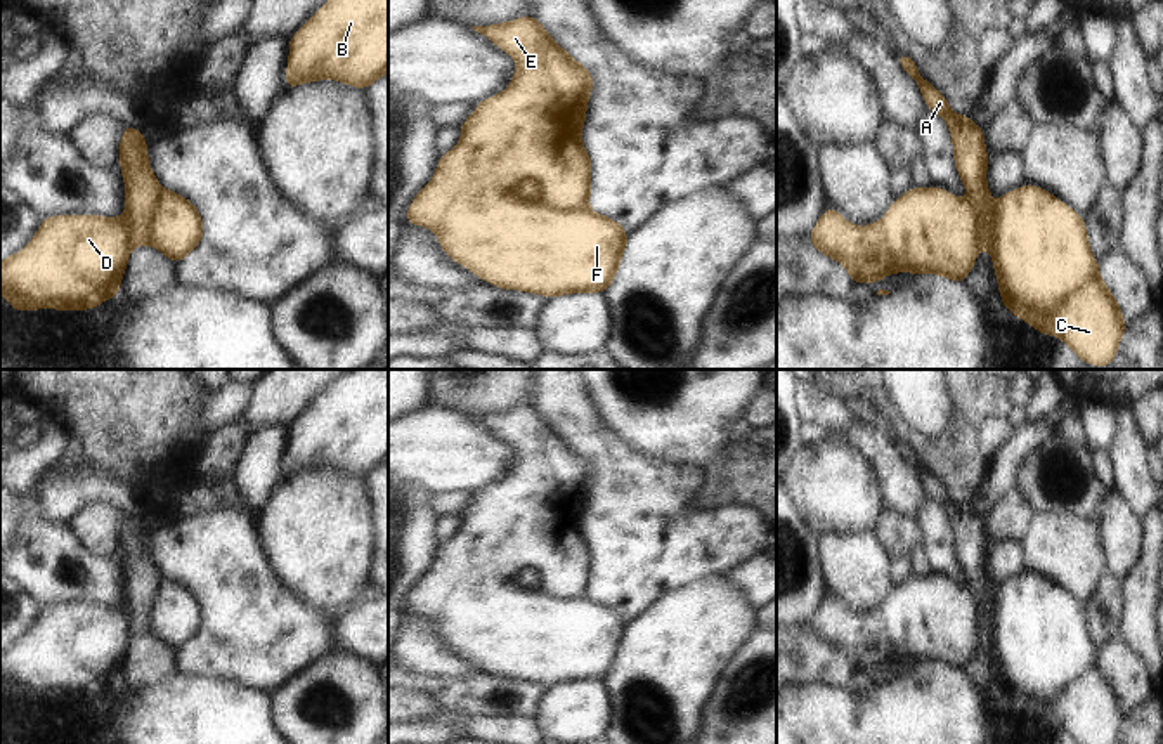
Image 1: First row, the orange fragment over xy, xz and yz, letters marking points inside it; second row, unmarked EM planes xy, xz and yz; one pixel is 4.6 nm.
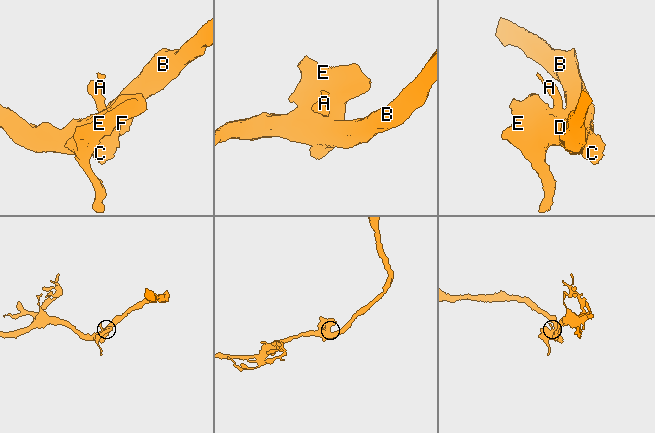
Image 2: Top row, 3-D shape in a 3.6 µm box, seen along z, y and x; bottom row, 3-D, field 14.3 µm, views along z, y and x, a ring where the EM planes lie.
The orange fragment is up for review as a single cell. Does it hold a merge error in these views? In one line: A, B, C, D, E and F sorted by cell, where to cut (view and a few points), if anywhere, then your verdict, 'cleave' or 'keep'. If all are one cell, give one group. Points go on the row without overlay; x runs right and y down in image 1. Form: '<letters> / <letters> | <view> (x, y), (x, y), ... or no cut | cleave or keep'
A / B C D E F | xz (541, 576), (538, 587), (519, 587), (513, 581) | cleave

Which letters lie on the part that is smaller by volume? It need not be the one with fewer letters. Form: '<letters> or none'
A

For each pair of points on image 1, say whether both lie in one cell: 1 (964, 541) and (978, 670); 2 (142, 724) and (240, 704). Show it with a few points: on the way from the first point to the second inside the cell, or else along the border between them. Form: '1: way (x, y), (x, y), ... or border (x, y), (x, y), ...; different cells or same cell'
1: way (976, 573), (978, 587), (985, 599), (983, 639); same cell
2: way (167, 724), (215, 724); same cell

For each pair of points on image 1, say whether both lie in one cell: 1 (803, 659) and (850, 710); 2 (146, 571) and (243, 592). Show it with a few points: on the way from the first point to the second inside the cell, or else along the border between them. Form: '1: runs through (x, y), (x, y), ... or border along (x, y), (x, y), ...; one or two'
1: border along (846, 687), (834, 689), (808, 684), (794, 689); two
2: border along (146, 536), (146, 550), (155, 567), (165, 578); two

